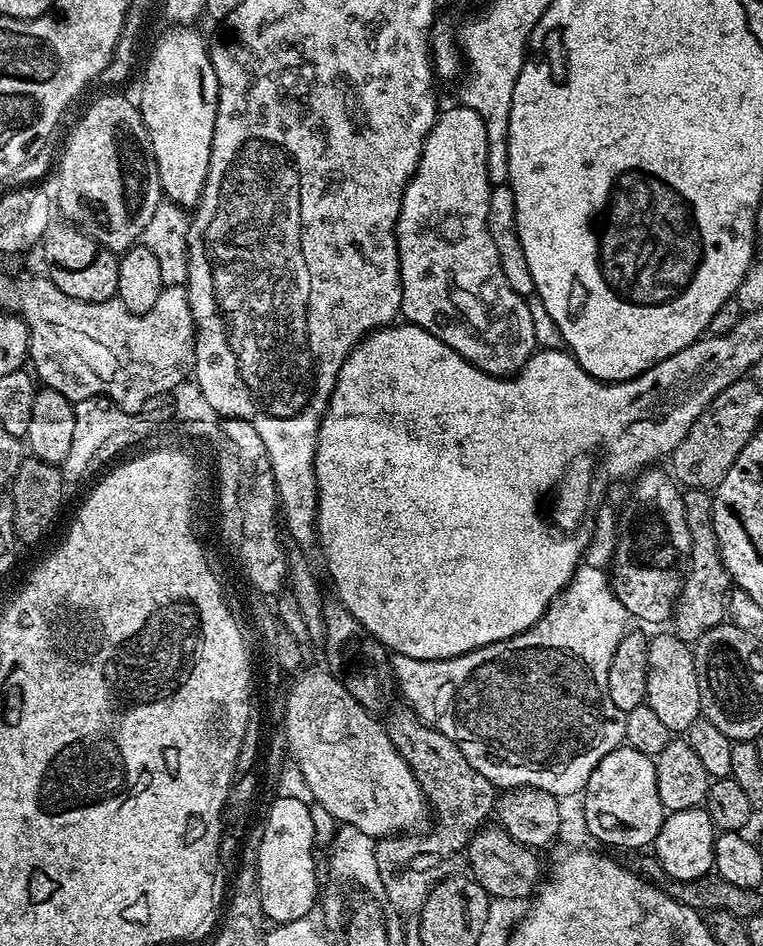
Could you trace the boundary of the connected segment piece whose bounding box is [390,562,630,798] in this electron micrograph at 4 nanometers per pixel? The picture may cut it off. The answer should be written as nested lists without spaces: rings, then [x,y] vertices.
[[[584,562],[576,569],[572,581],[552,599],[552,604],[544,611],[542,618],[534,622],[534,626],[530,626],[522,634],[511,636],[502,642],[475,648],[472,652],[461,656],[451,656],[448,660],[415,660],[393,655],[390,667],[399,695],[401,697],[404,695],[403,703],[415,712],[428,727],[446,734],[446,738],[453,740],[462,750],[466,762],[470,762],[470,766],[474,766],[474,770],[482,773],[490,783],[496,785],[497,789],[537,788],[546,790],[551,796],[565,798],[564,796],[572,796],[575,792],[576,795],[583,793],[594,766],[598,766],[598,762],[606,758],[610,750],[624,744],[624,713],[618,710],[618,706],[614,706],[614,702],[610,702],[606,674],[610,674],[610,658],[614,658],[614,650],[618,642],[626,635],[628,623],[630,623],[629,614],[613,592],[609,573],[603,568],[595,568]]]

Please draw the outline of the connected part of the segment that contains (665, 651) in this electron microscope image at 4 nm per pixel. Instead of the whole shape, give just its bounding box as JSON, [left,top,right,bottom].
[646,634,701,734]

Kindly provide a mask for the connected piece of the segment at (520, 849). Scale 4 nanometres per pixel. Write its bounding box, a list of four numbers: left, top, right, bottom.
[466,826,542,900]

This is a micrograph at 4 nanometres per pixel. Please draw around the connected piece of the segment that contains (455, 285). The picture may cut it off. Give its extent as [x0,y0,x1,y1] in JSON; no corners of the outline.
[396,107,537,378]

